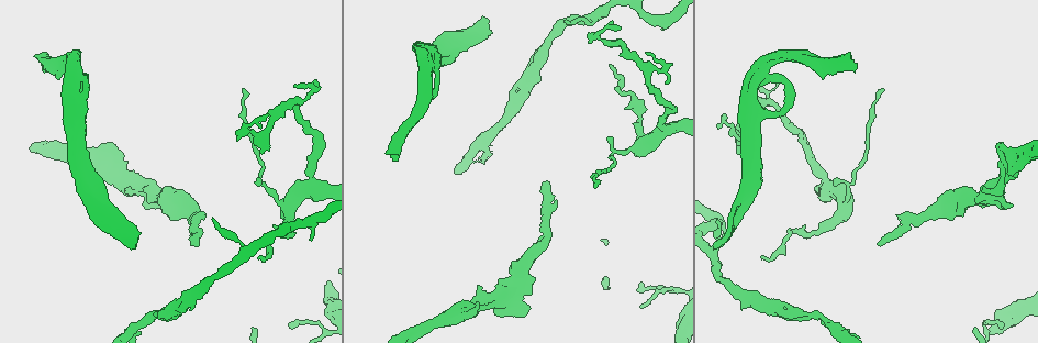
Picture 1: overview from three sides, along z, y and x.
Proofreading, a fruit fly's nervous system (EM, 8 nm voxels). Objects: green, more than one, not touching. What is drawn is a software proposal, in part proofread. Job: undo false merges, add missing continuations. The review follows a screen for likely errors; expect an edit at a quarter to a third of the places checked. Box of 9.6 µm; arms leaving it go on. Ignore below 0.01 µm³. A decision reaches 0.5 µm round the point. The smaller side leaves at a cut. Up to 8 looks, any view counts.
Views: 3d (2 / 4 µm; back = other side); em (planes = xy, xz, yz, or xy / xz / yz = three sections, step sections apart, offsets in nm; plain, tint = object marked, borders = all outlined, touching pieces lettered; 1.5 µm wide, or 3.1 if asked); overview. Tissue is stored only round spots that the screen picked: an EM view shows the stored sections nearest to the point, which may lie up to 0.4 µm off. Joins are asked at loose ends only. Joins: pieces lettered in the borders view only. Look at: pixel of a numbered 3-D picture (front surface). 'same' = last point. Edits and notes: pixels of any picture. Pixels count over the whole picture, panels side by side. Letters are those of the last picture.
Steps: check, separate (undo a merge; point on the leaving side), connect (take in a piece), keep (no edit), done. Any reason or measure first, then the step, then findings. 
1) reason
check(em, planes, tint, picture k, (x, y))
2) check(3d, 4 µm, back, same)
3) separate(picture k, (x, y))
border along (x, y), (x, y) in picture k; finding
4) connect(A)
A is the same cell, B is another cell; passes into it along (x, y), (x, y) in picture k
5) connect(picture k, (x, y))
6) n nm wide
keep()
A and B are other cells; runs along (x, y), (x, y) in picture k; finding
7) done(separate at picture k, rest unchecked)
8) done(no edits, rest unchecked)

arms part here
check(3d, 2 µm, back, picture 1, (183, 199))

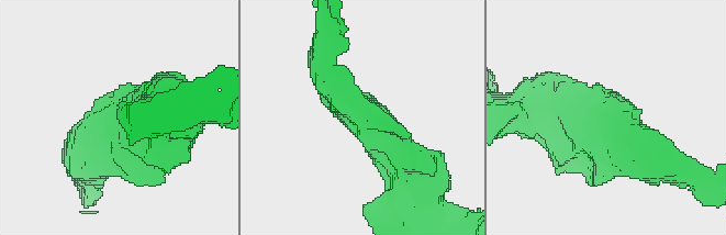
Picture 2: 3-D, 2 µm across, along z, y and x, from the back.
check(em, planes, plain, picture 2, (601, 121))

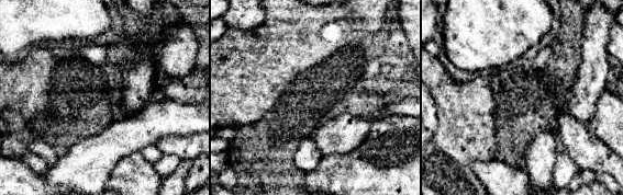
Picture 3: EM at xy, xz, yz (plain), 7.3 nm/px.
check(em, planes, borders, same)

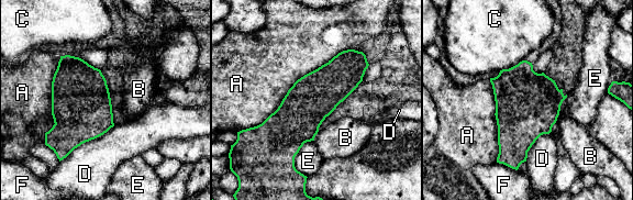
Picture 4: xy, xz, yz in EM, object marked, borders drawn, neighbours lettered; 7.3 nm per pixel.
keep()
A, B, C, D, E and F are other cells; one neuron here

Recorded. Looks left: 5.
thin end
check(3d, 4 µm, picture 1, (619, 30))

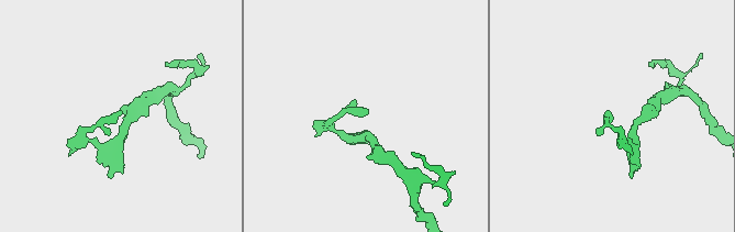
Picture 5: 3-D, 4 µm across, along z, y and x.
check(em, planes, borders, picture 5, (609, 111))

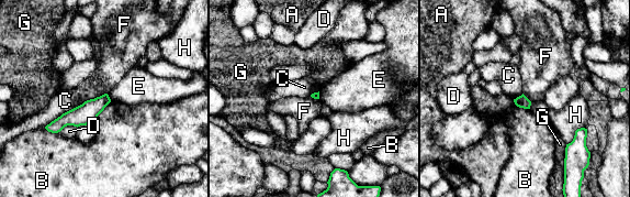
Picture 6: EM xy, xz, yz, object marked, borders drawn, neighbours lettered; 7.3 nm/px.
keep()
A, B, C, D, E, F, G and H are other cells; runs along (105, 97), (86, 113), (49, 128) in picture 6; none of them fits

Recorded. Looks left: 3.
an open end
check(3d, 2 µm, picture 1, (414, 46))

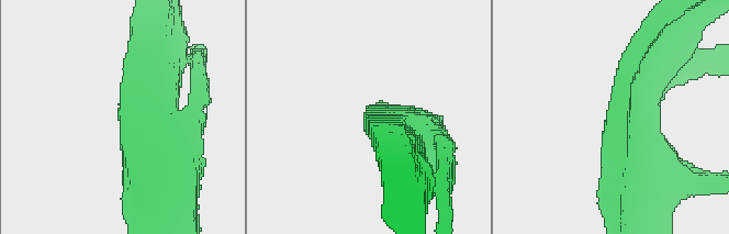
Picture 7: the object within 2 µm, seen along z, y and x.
now the EM
check(em, planes, borders, picture 7, (614, 90))

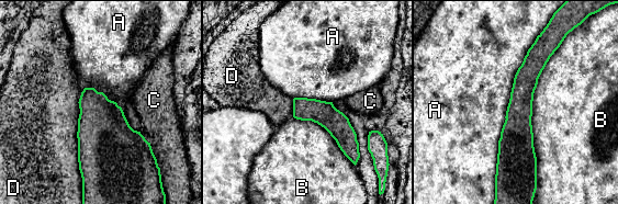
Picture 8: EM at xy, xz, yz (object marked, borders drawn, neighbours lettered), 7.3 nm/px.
keep()
A, B, C and D are other cells; runs along (537, 46), (505, 171) in picture 8; none of them fits

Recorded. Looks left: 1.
done(no edits, rest unchecked)

